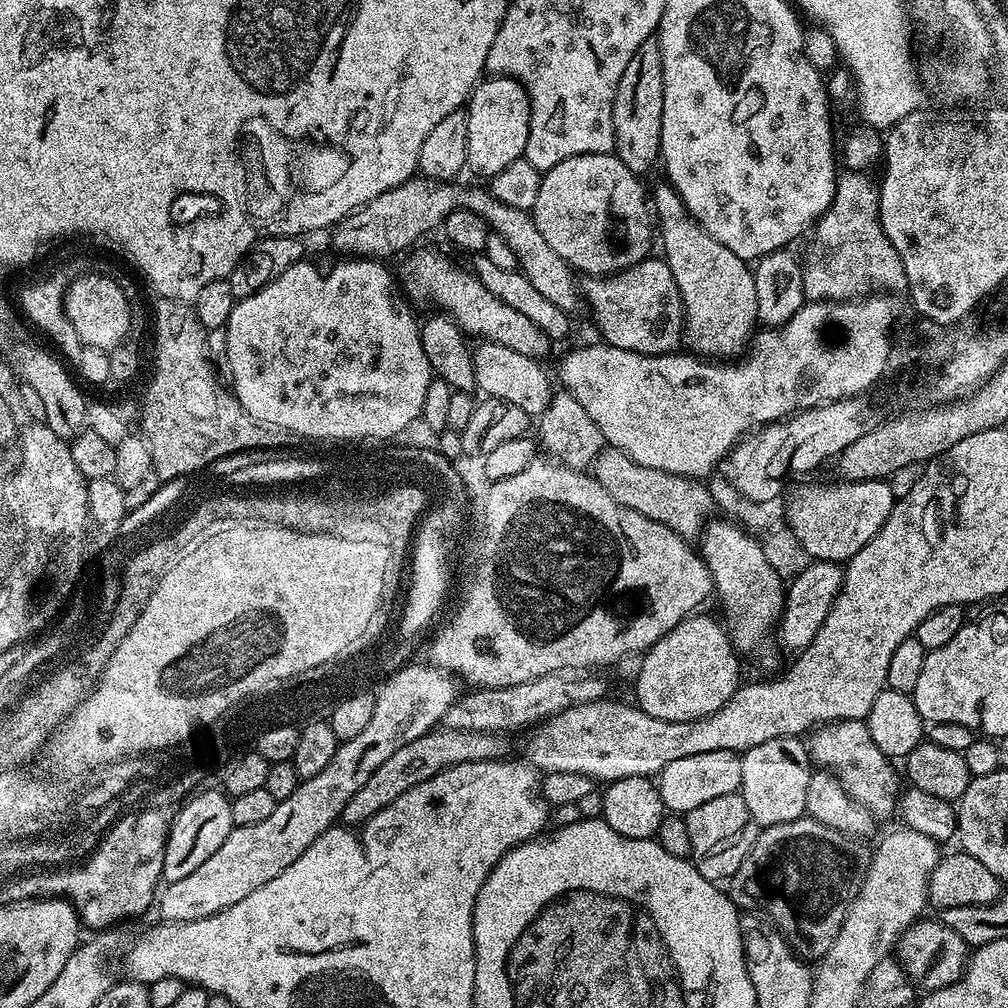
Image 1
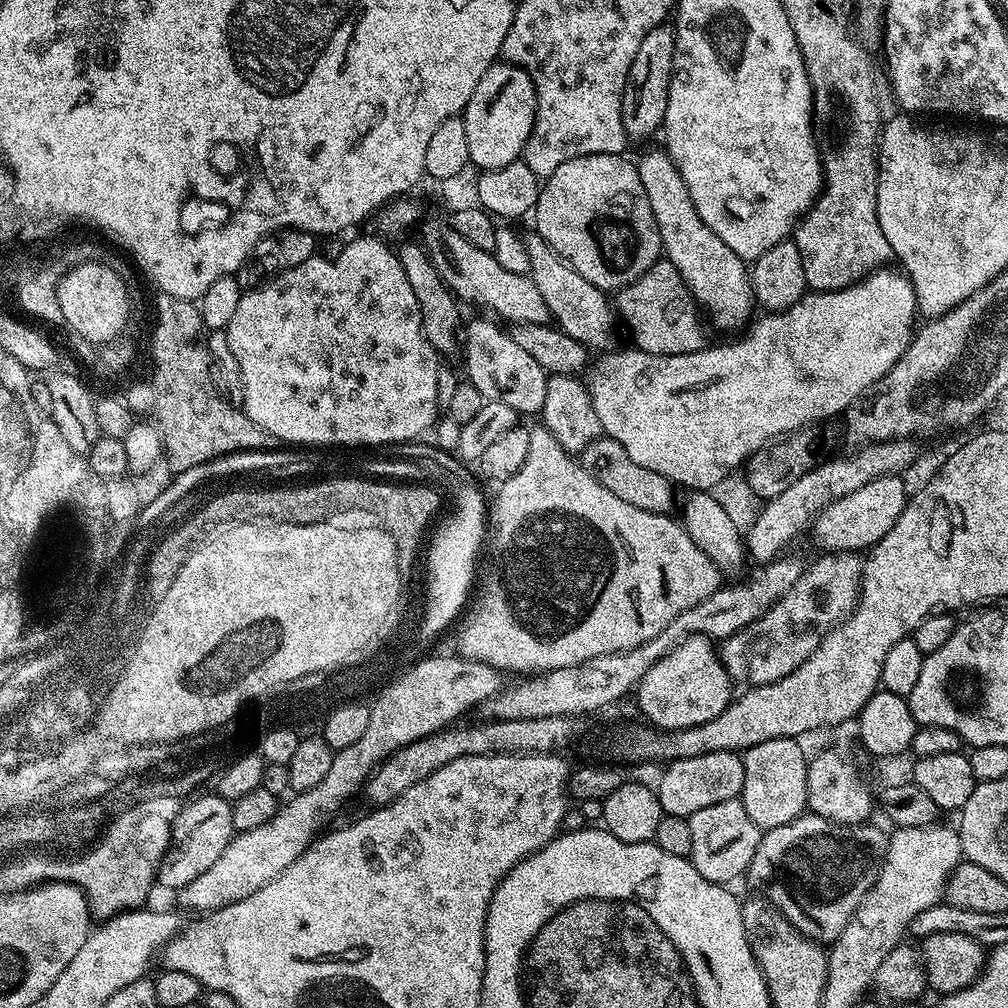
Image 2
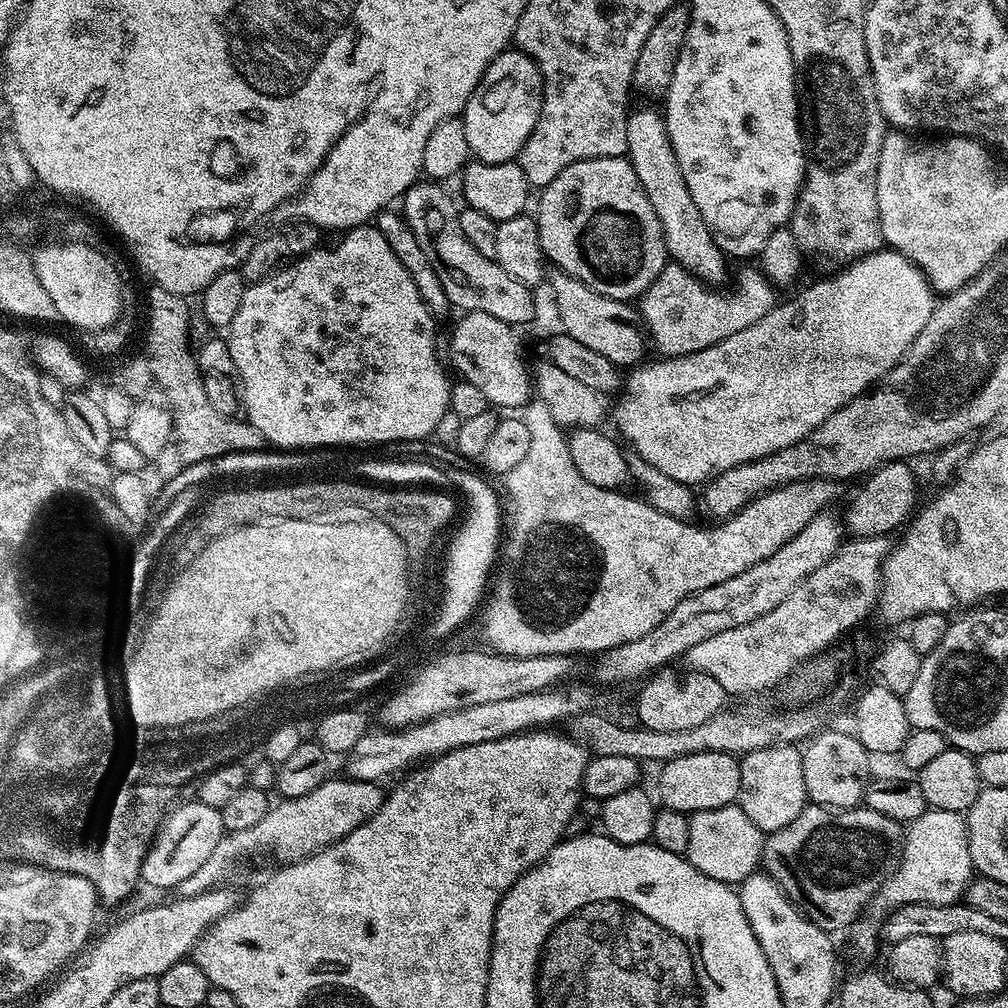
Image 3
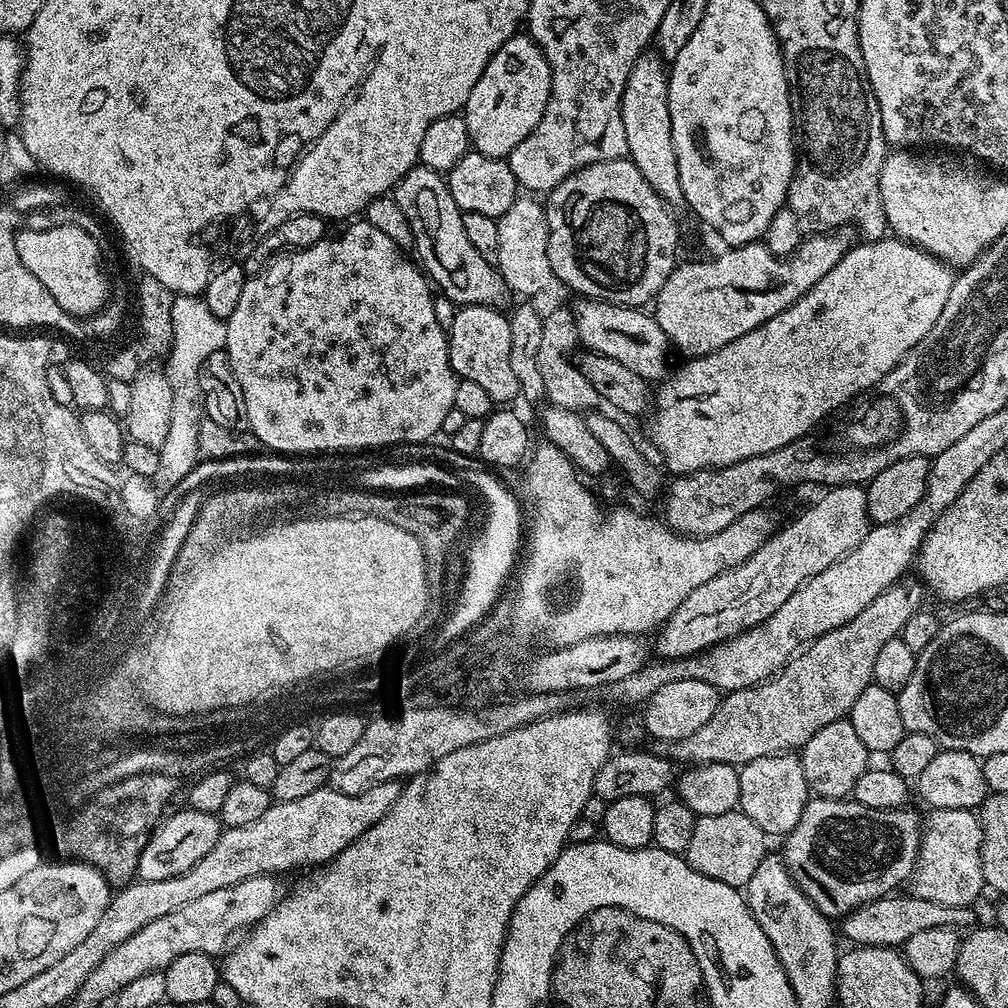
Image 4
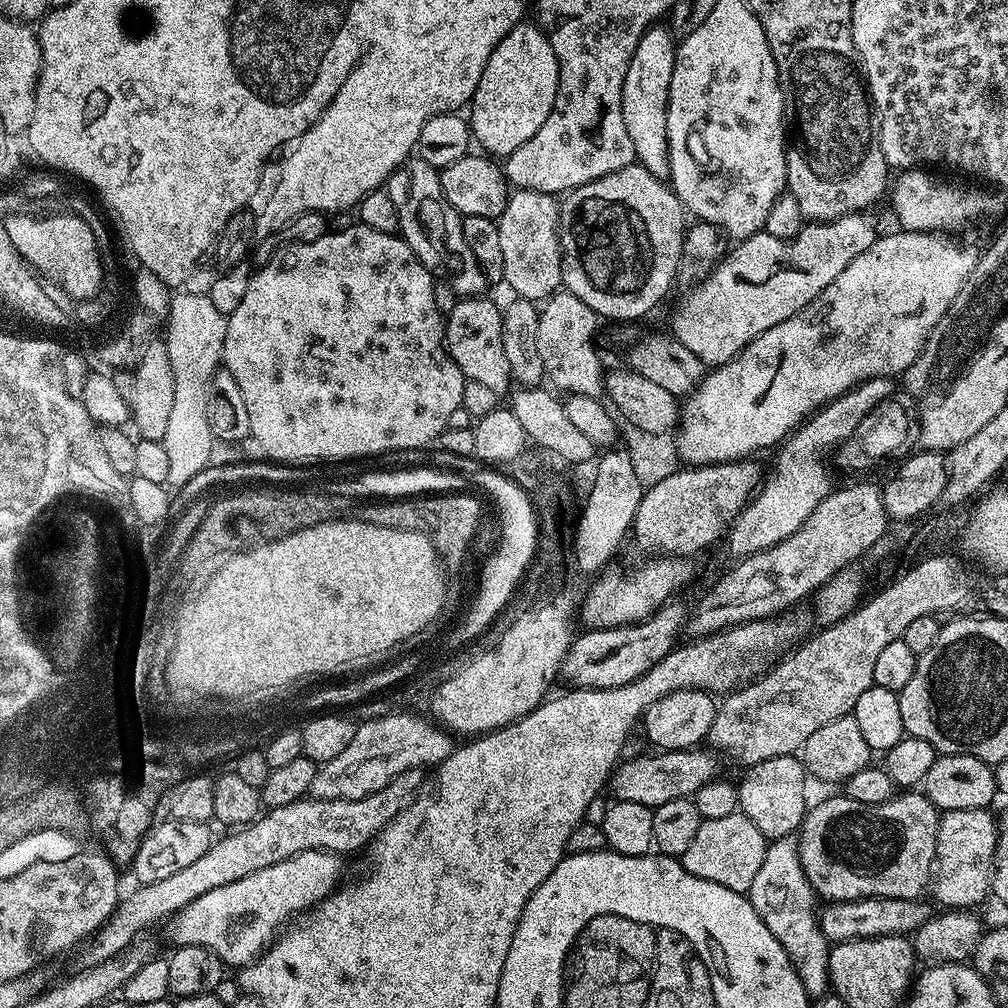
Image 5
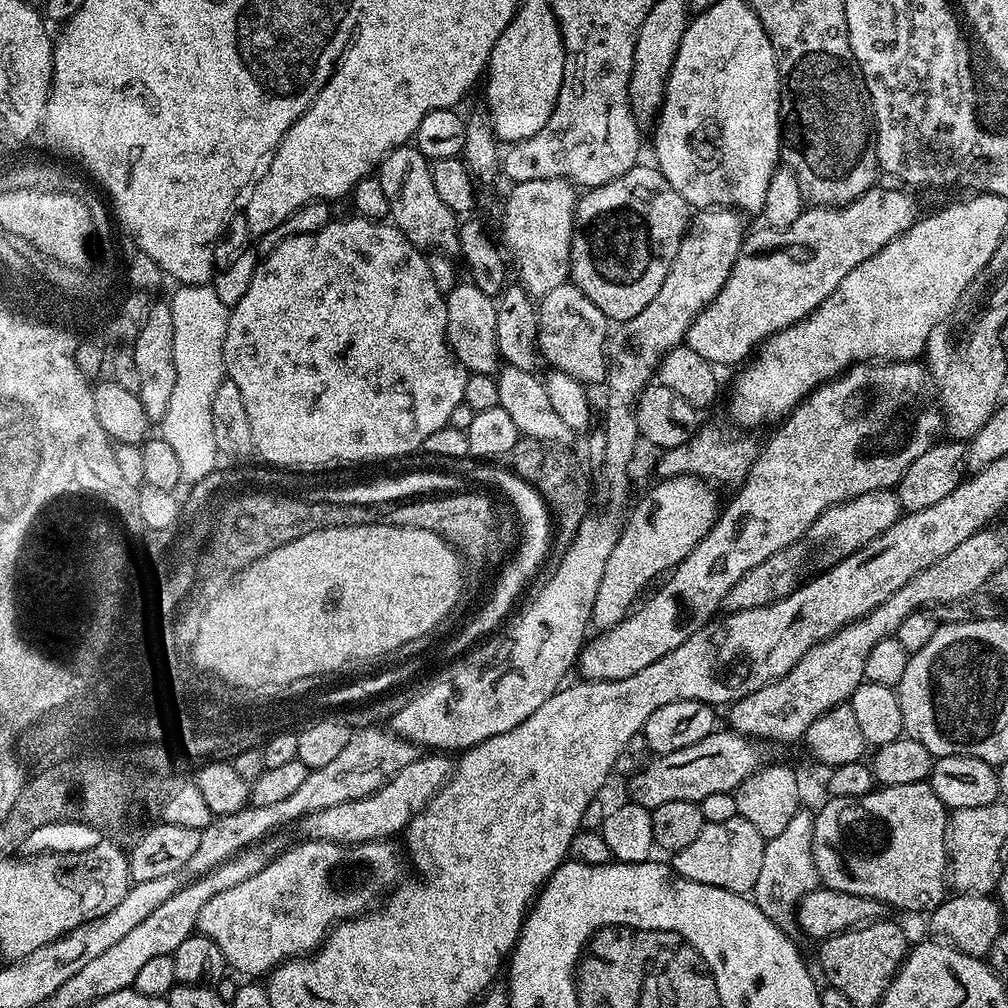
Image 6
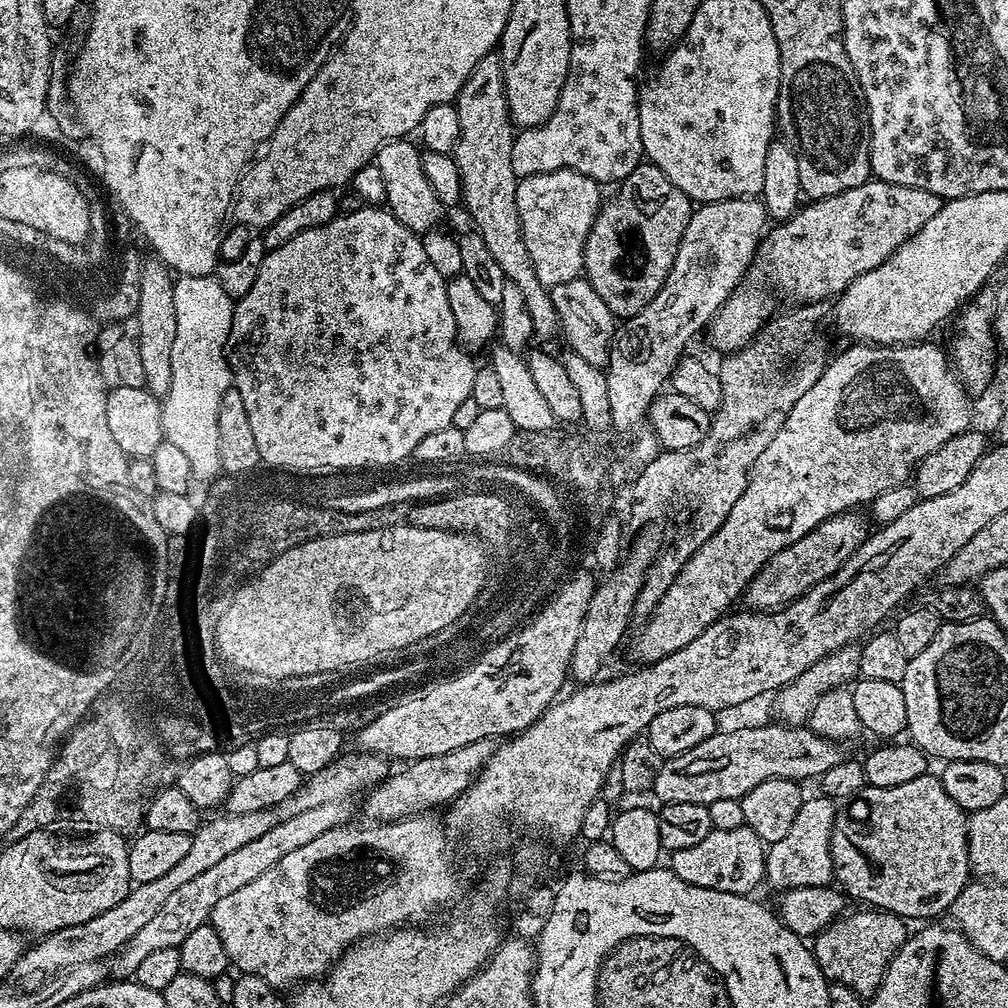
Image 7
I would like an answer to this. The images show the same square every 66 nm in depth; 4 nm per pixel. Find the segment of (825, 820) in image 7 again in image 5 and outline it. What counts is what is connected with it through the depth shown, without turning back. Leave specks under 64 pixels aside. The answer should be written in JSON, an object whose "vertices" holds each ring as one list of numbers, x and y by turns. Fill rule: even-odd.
{"vertices":[[795,835,783,836,769,843,762,867,747,892,747,898,758,910,758,918,766,922,766,930,782,942,798,978,809,996,820,998,829,991,828,953,830,942,822,934,818,915,818,897,810,886,800,861,800,841],[817,903,817,904,816,904]]}

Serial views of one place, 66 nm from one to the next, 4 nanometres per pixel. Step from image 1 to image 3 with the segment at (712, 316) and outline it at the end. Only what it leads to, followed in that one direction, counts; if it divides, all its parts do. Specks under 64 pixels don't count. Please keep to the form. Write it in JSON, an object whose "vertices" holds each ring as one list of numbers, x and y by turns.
{"vertices":[[661,109,629,111,626,142,626,159,634,166,634,174,638,174,642,190,646,190,646,198,650,198,650,206,654,206,658,220,662,222,662,234,666,238,669,257,705,284,723,285,723,280,728,276,729,257,716,245,716,236,702,218,698,206,694,206,694,198,690,198,690,186,686,186,686,178,682,178,682,166,678,166]]}

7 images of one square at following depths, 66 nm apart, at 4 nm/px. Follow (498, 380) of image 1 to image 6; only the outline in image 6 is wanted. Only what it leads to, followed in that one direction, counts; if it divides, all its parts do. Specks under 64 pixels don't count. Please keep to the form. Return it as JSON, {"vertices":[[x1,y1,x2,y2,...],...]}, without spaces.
{"vertices":[[458,282,448,295,445,295,444,301,448,346,456,355,456,361,468,369,469,373,477,372,487,376,499,373,502,359,495,336,497,301,482,294,482,290,478,290,478,286,470,282]]}

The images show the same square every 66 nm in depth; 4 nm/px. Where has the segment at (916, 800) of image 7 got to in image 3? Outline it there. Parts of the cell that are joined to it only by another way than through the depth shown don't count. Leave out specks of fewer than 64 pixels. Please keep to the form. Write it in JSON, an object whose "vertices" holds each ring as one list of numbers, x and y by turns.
{"vertices":[[805,806,790,826,782,826,782,830,771,833,765,839,762,868,774,878,774,882,778,882,805,918,818,925,823,932,837,934,857,923,855,920,859,918,860,911,871,905,872,899,888,879,890,869,899,866,904,834,901,821,886,818,886,814,878,814,878,810,870,810,867,806,843,810]]}

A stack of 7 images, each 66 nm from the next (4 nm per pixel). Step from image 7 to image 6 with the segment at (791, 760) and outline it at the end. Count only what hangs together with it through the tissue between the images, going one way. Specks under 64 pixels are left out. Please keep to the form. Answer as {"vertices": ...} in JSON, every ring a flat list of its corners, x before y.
{"vertices":[[717,730,709,734,706,738,702,738,702,742,694,742,694,746,686,746,686,750,674,750,673,752,666,752,657,755,655,758,649,760,648,764,645,765,643,769,636,775,632,776,631,779,627,781,628,788,632,791,631,799,635,803,640,804,643,808,654,809,658,806,662,806,665,802,678,802,679,800,694,800,702,801,707,798,710,794,722,794,723,792,735,793,738,786,742,786,742,782,746,782,746,778,750,778,750,774,754,774,758,769,765,763,764,756,760,753,761,745,757,741,740,735,739,732,734,732,731,730]]}

